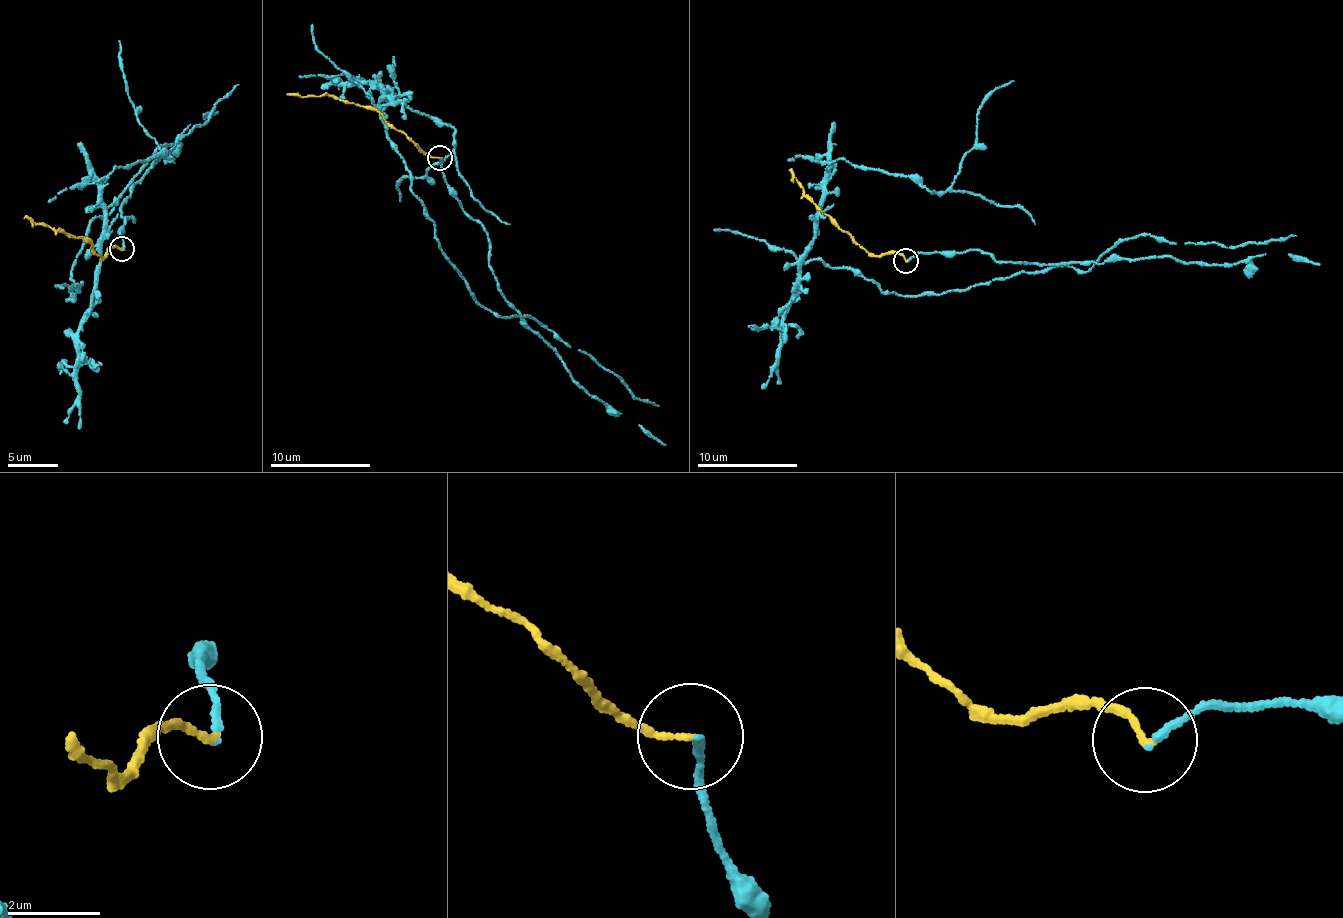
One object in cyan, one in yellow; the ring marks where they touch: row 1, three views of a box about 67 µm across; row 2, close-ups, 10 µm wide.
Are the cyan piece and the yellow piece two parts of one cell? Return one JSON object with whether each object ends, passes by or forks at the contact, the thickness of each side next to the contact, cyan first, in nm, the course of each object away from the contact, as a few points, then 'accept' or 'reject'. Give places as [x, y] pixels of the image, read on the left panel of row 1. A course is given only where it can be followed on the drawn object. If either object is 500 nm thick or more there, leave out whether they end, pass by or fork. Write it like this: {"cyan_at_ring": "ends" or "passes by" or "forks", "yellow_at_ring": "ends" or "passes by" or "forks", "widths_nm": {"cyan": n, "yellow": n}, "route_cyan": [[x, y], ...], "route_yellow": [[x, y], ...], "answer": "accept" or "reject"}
{"cyan_at_ring": "ends", "yellow_at_ring": "ends", "widths_nm": {"cyan": 120, "yellow": 140}, "route_cyan": [[122, 250], [128, 182], [91, 220], [68, 301], [90, 293], [110, 173], [172, 159], [119, 41]], "route_yellow": [[122, 250], [111, 247], [101, 259], [88, 240], [34, 224], [25, 216], [23, 219]], "answer": "accept"}

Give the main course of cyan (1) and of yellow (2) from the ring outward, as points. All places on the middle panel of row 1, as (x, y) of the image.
1: (439, 157), (522, 320), (476, 301), (380, 90), (356, 80), (453, 128), (400, 202)
2: (439, 157), (425, 155), (372, 108), (348, 104), (332, 96), (286, 94)

